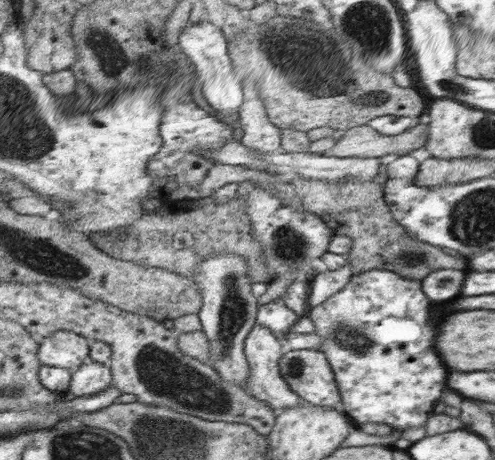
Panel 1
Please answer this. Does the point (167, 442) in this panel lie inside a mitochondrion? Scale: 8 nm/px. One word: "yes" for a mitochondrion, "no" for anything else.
yes

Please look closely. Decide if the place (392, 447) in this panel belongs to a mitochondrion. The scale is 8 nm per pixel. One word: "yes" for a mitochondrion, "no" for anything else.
no

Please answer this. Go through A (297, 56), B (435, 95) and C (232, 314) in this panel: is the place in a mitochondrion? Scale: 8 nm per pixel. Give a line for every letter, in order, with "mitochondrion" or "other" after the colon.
A: mitochondrion
B: other
C: mitochondrion

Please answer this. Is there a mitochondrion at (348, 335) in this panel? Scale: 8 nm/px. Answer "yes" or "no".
yes

